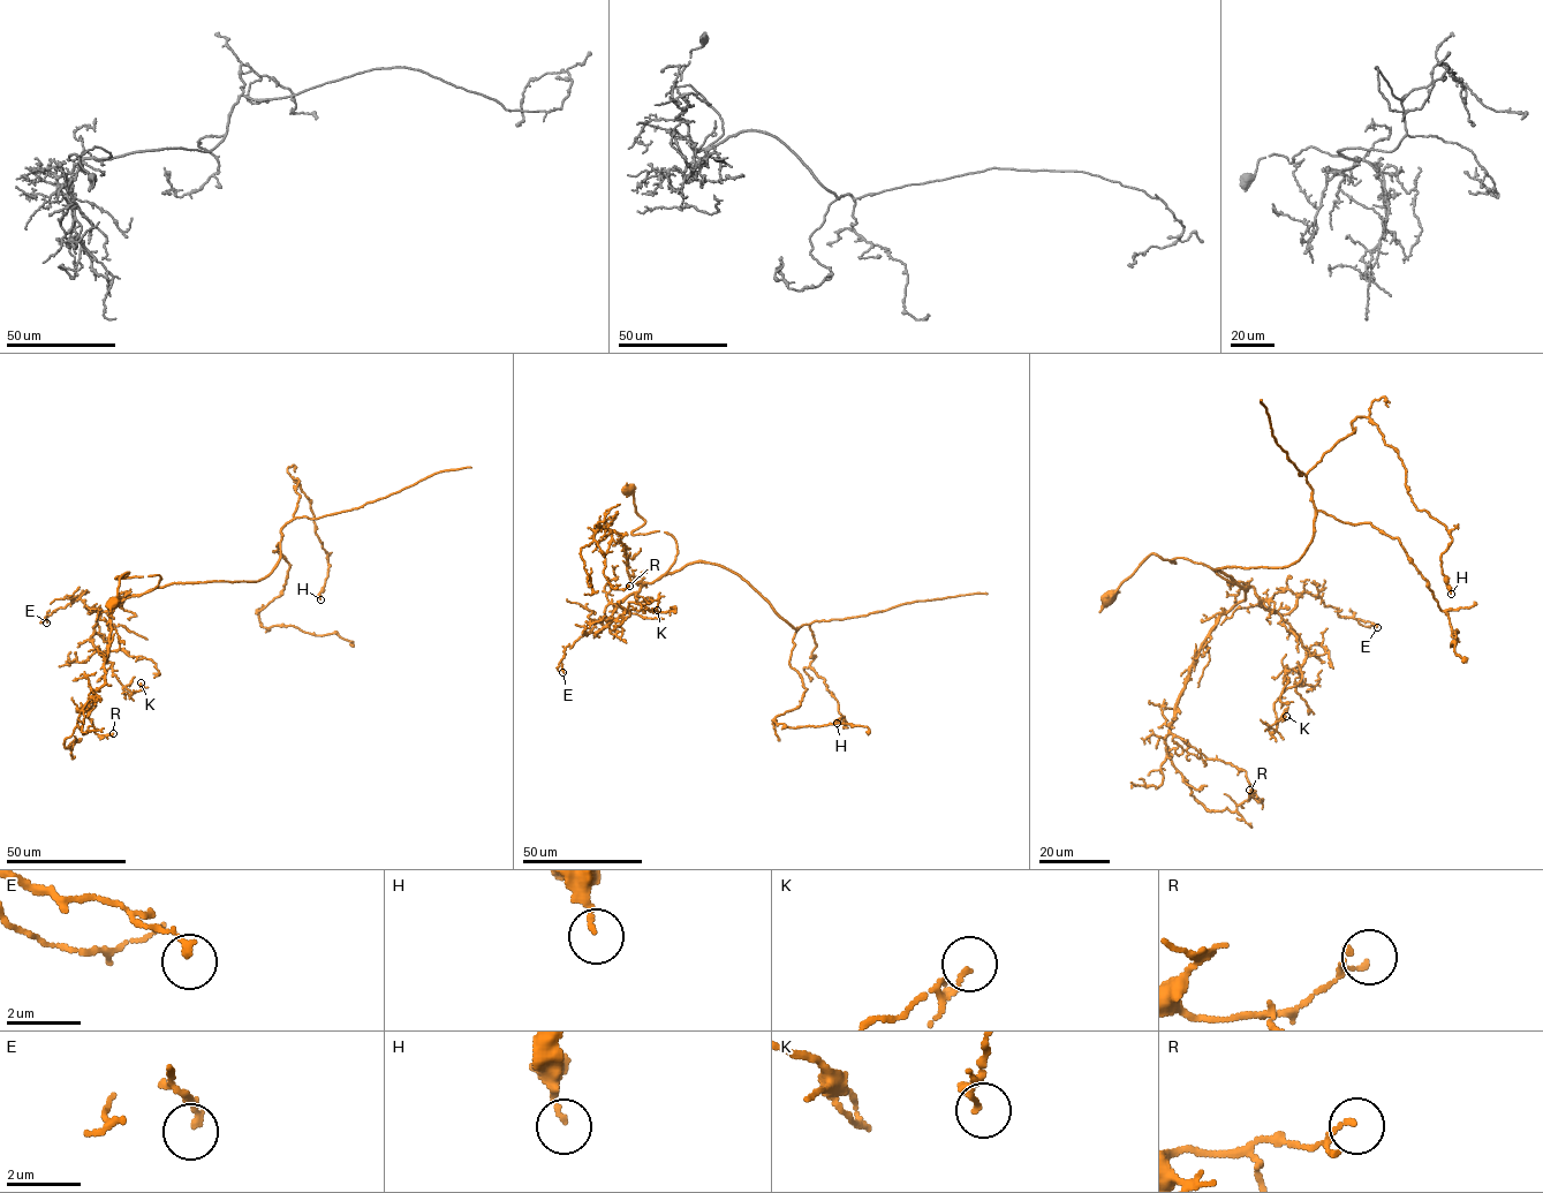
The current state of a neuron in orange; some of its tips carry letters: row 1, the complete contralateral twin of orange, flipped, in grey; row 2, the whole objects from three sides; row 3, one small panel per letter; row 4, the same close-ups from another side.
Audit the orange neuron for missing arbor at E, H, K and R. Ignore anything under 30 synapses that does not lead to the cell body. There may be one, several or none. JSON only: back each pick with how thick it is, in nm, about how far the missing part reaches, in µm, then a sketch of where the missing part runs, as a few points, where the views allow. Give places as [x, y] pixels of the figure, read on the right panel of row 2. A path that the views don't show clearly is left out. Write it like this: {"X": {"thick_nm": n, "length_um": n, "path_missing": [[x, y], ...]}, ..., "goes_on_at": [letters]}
{"goes_on_at": []}

